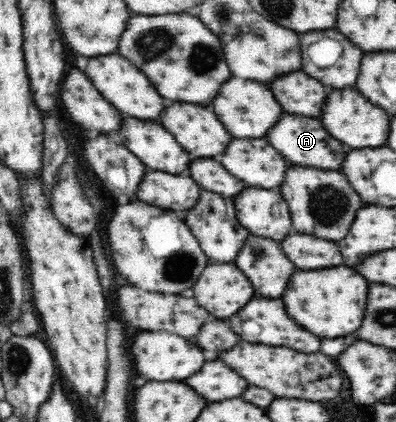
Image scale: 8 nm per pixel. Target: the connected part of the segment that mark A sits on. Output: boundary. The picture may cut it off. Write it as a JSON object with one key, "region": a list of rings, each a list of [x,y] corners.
{"region":[[[283,116],[281,122],[269,132],[269,142],[287,156],[289,162],[301,166],[315,166],[321,170],[341,170],[347,148],[341,140],[333,138],[317,118],[301,118],[301,116]]]}

